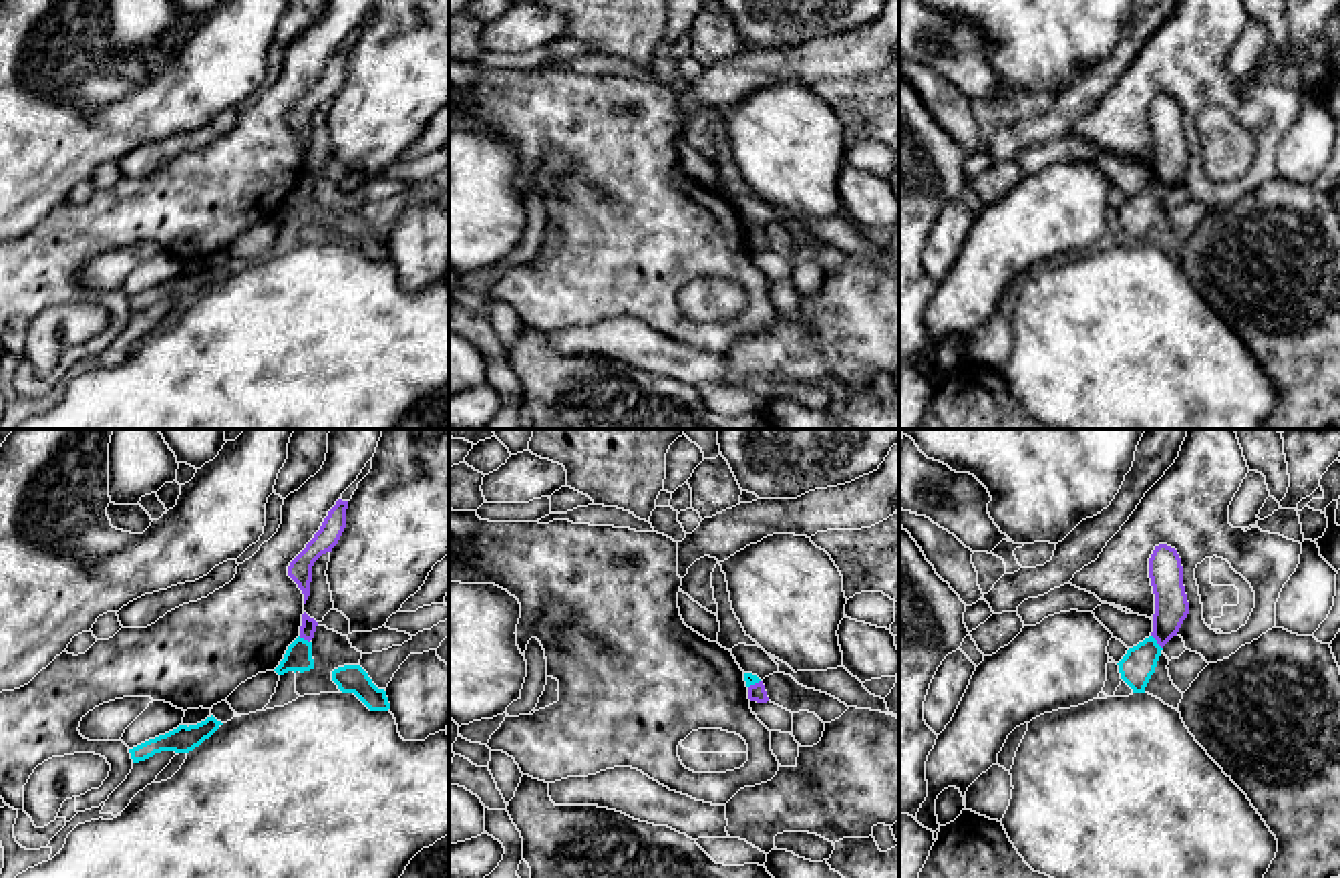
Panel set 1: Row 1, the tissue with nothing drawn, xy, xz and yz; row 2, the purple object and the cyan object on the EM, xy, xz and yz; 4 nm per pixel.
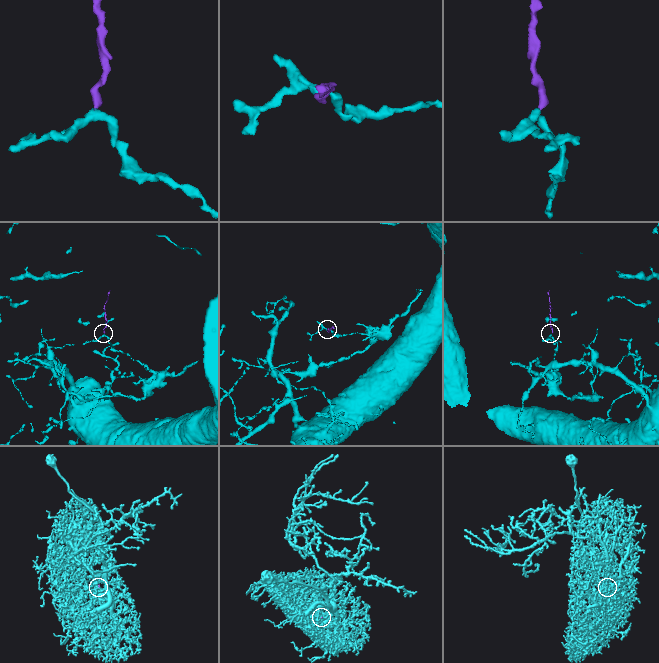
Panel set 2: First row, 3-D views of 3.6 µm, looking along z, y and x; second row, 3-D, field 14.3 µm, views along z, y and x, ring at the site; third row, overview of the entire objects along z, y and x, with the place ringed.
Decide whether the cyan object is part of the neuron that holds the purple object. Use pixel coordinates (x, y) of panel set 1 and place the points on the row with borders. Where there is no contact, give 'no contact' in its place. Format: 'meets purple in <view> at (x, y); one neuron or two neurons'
meets purple in yz at (1157, 643); one neuron

